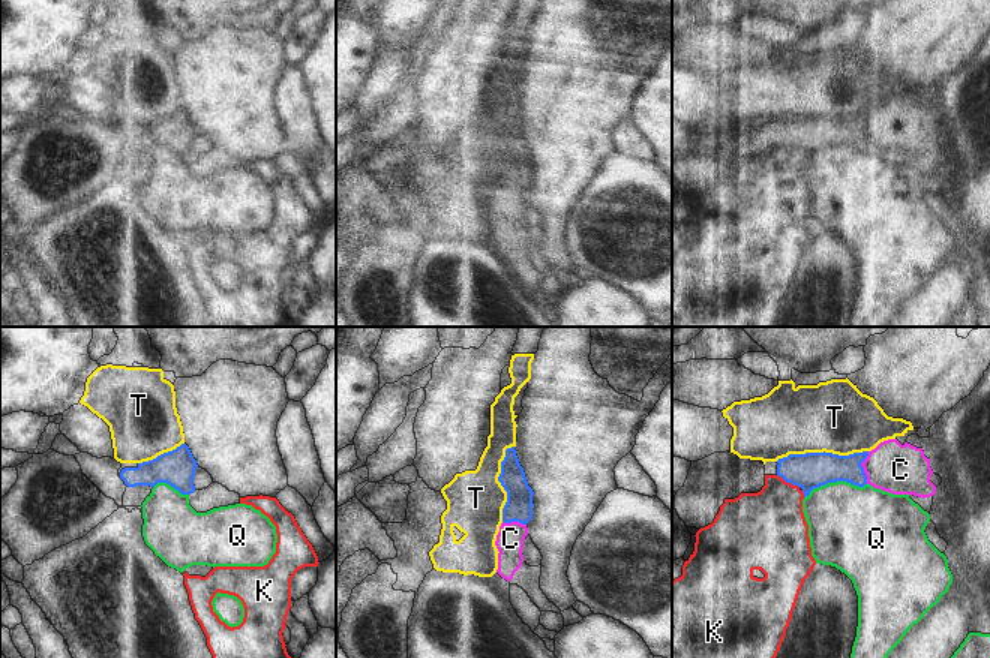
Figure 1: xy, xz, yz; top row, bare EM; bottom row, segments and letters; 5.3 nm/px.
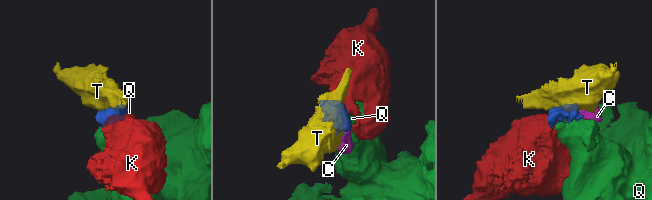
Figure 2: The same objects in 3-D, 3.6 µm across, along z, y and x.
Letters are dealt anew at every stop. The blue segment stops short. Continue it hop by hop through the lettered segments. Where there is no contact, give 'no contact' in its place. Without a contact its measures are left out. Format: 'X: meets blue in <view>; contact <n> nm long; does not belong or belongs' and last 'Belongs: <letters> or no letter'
C: meets blue in yz; contact 180 nm long; belongs
K: meets blue in yz; contact 140 nm long; does not belong
Q: meets blue in yz; contact 340 nm long; does not belong
T: meets blue in yz; contact 500 nm long; does not belong
Belongs: C

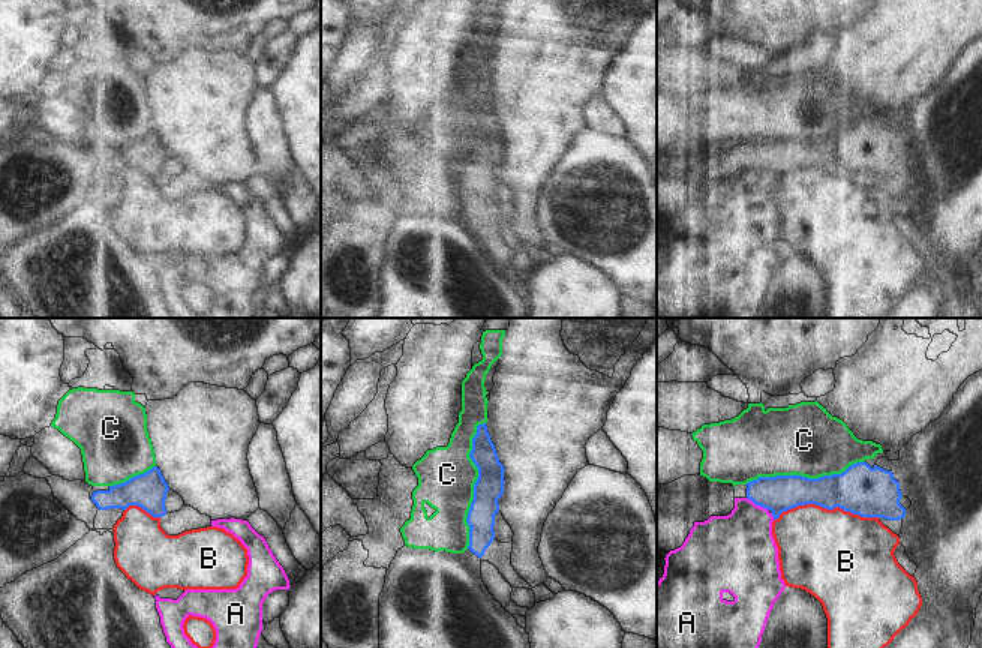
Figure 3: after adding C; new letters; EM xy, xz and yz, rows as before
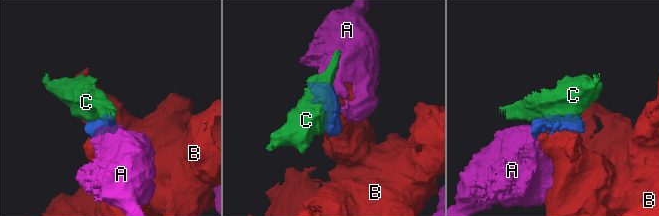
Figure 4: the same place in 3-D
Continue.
A: meets blue in yz; contact 140 nm long; does not belong
B: meets blue in yz; contact 550 nm long; does not belong
C: meets blue in xz; contact 700 nm long; does not belong
Belongs: no letter

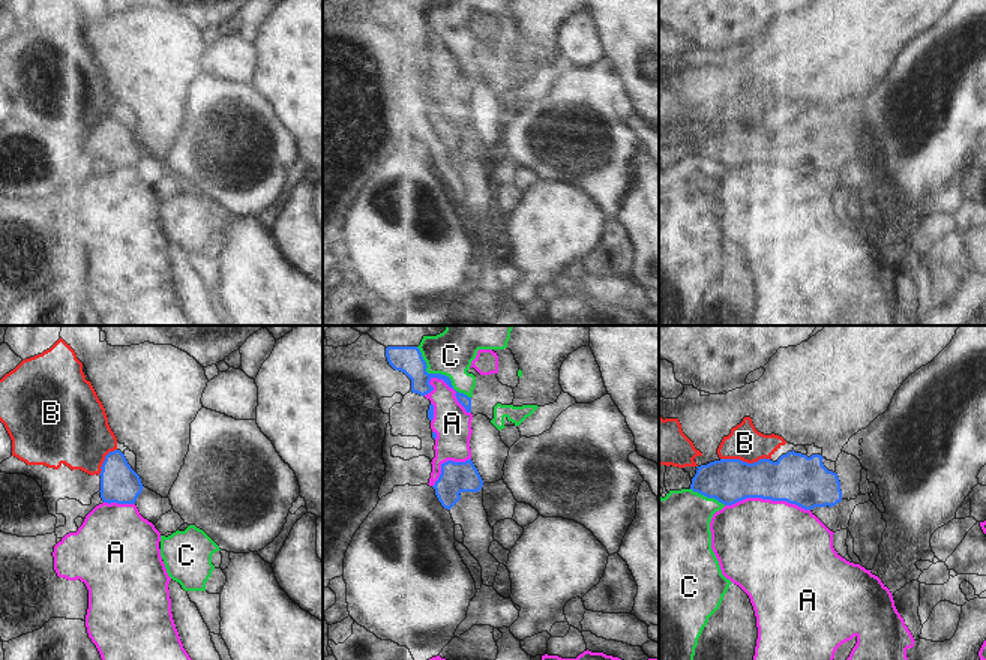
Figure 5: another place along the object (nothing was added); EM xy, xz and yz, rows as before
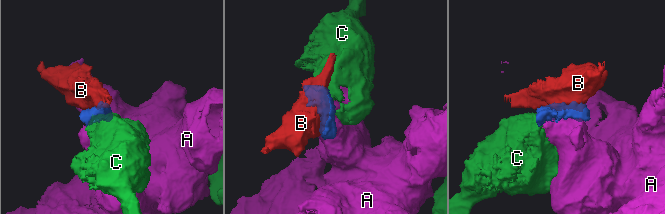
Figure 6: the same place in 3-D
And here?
A: meets blue in yz; contact 460 nm long; does not belong
B: meets blue in yz; contact 260 nm long; does not belong
C: meets blue in xz; contact 400 nm long; does not belong
Belongs: no letter

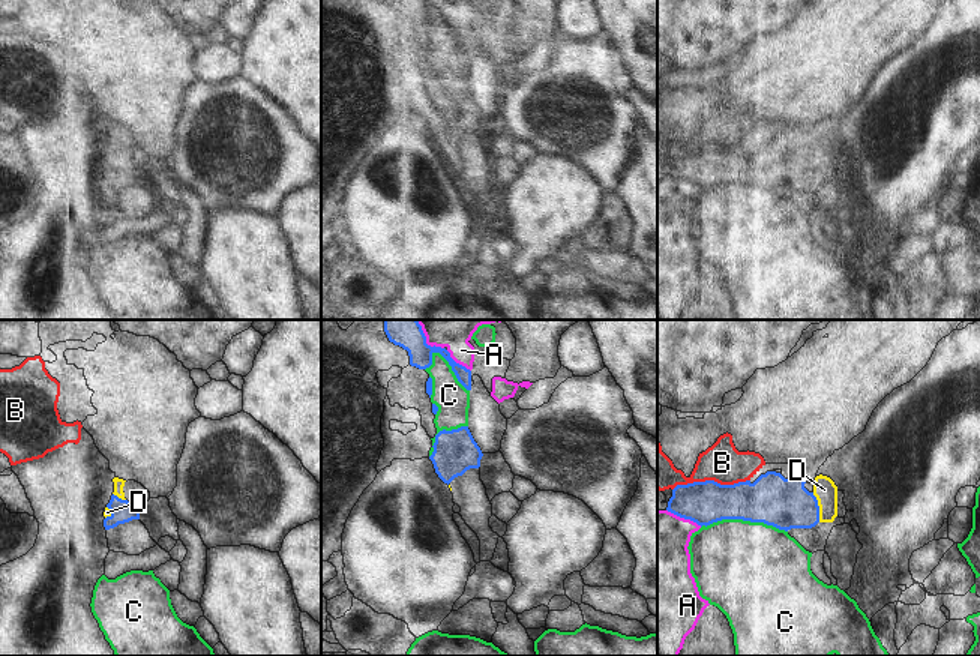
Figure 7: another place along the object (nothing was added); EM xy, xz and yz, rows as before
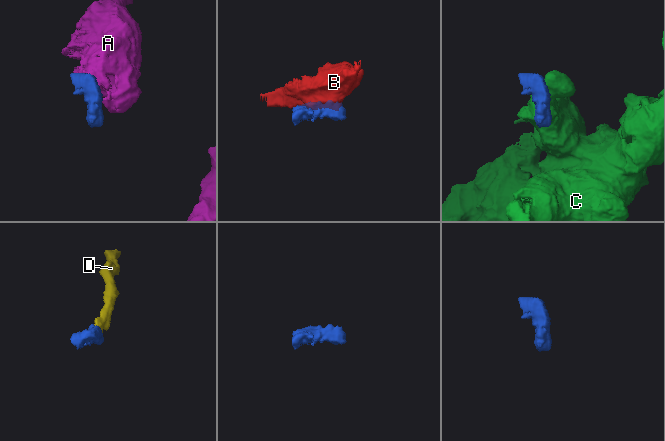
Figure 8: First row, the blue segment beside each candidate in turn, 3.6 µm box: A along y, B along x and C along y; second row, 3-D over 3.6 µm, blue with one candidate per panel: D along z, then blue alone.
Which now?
A: meets blue in yz; contact 220 nm long; does not belong
B: meets blue in yz; contact 420 nm long; does not belong
C: meets blue in yz; contact 460 nm long; does not belong
D: meets blue in yz; contact 170 nm long; belongs
Belongs: D

